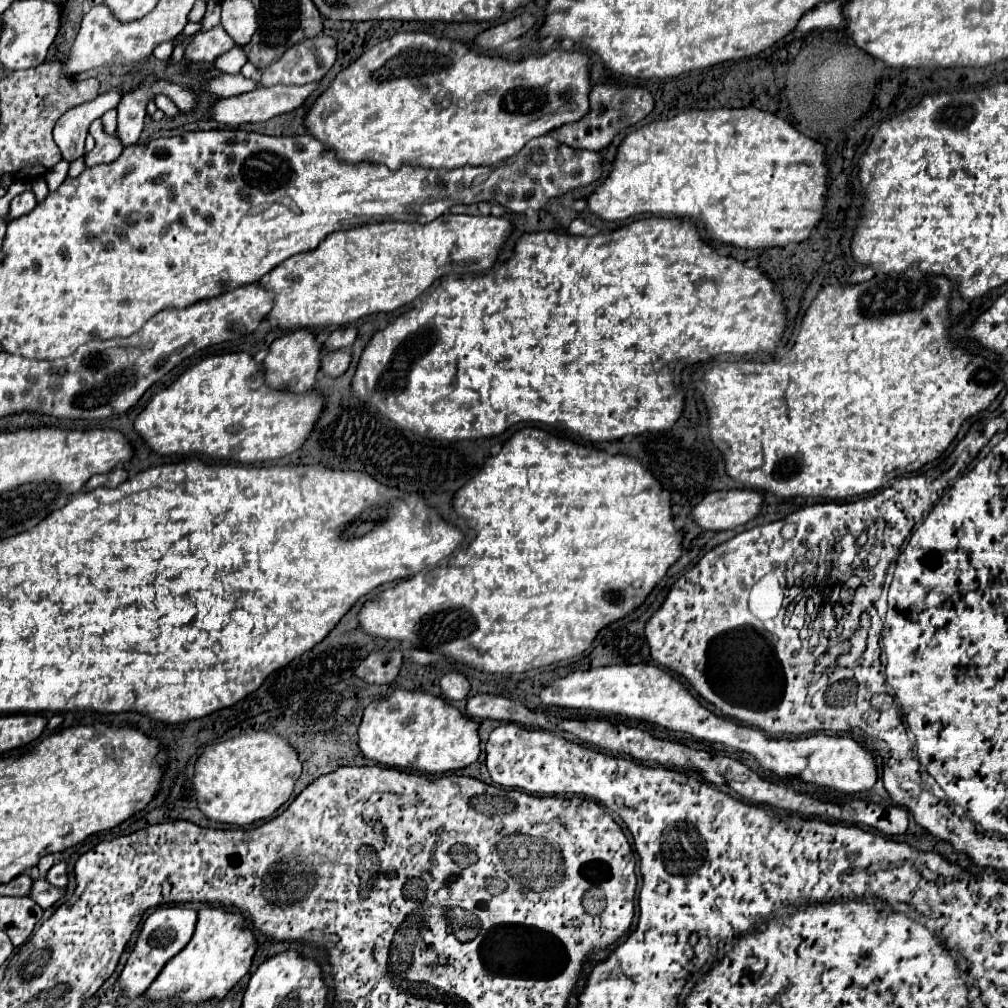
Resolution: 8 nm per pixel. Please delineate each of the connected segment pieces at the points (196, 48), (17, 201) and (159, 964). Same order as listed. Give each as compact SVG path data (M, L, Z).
M213 26L211 30L197 32L193 40L185 46L185 58L187 60L205 60L215 62L219 56L229 52L235 46L235 42L229 38L229 34L223 30L223 26Z
M23 192L23 194L15 196L15 198L11 200L11 206L9 206L7 222L29 214L29 212L35 208L35 204L37 204L37 202L35 202L35 194L33 194L33 192Z
M187 906L157 908L155 912L151 912L147 916L147 920L143 922L143 928L139 932L139 938L135 942L135 948L129 954L129 960L127 960L121 976L119 976L121 990L123 990L125 996L135 998L151 986L151 982L159 976L163 966L187 946L187 942L193 936L195 922L197 922L197 912L193 908L187 908Z

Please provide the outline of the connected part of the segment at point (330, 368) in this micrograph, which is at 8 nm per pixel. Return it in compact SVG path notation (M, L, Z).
M335 350L335 352L327 352L321 358L321 372L325 376L341 376L351 364L351 352L349 350Z

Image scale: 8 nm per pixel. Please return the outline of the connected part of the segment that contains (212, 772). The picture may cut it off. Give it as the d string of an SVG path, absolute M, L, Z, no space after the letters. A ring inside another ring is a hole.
M249 732L233 740L207 746L195 768L195 792L199 810L223 824L249 826L269 818L291 796L297 778L301 776L299 754L289 742L271 732Z

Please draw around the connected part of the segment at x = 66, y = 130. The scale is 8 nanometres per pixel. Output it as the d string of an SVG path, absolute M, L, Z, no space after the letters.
M111 88L109 92L99 94L95 100L85 102L83 106L77 106L59 118L53 130L53 140L59 146L63 160L73 162L85 154L87 126L95 118L101 118L107 110L115 108L121 102L121 94L123 92L119 88Z

